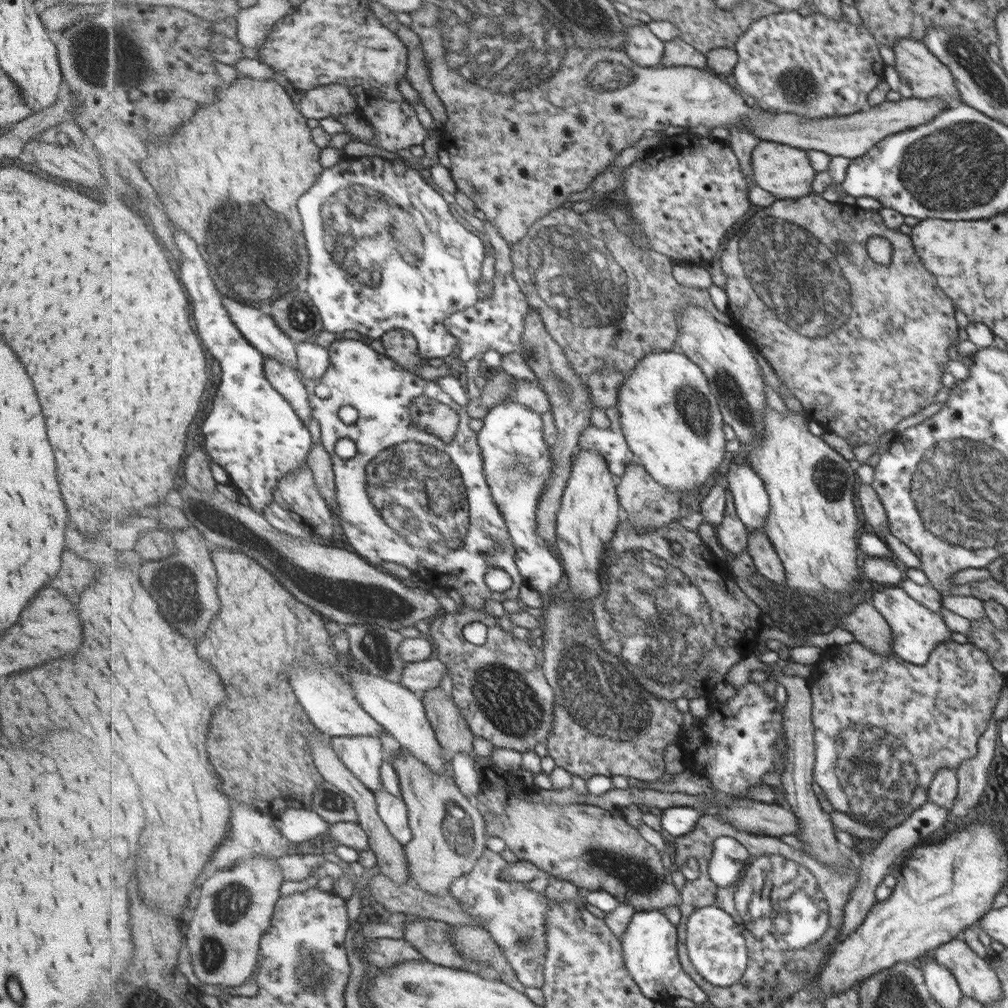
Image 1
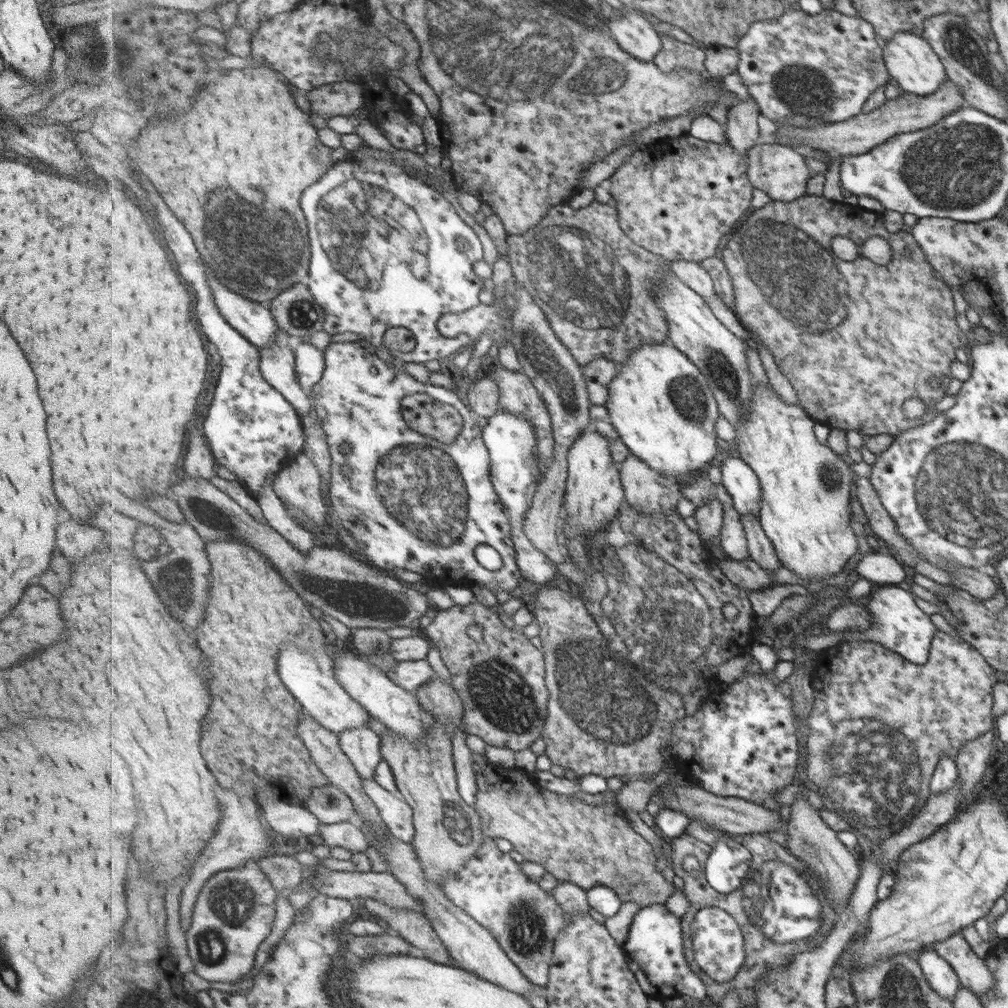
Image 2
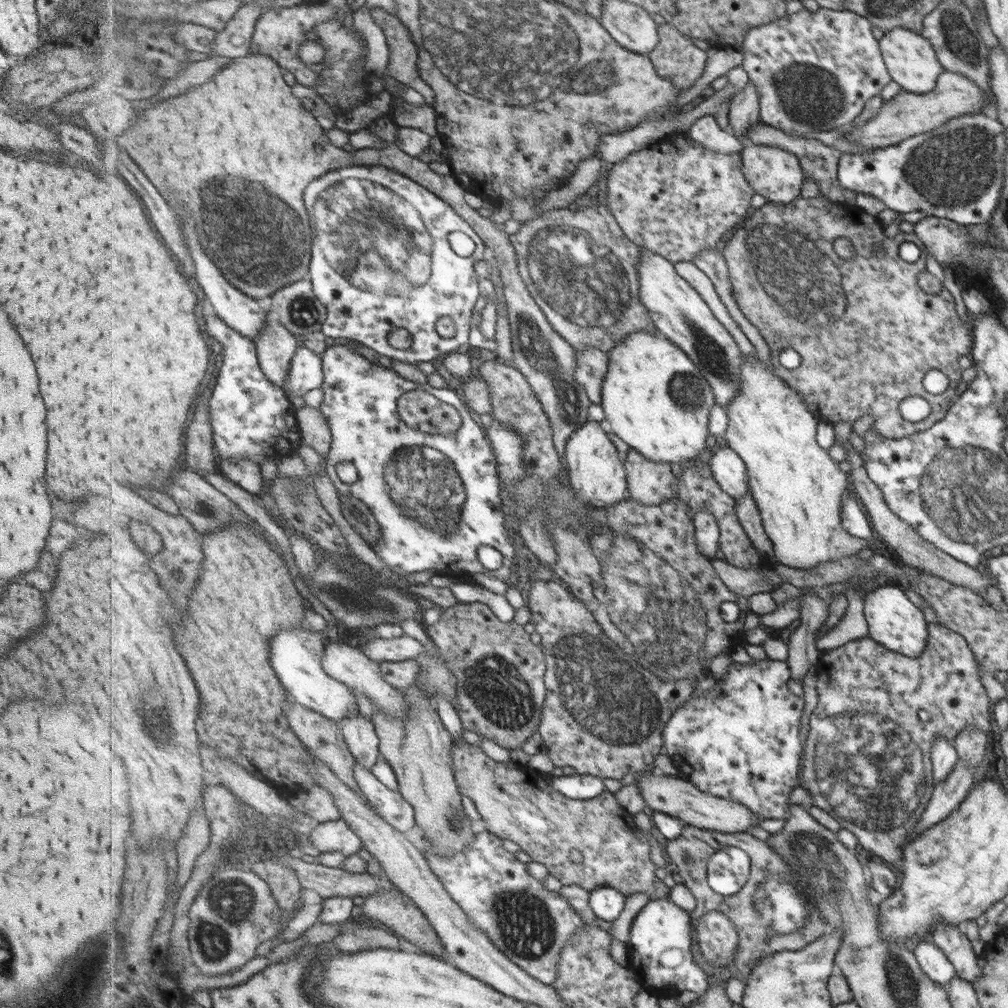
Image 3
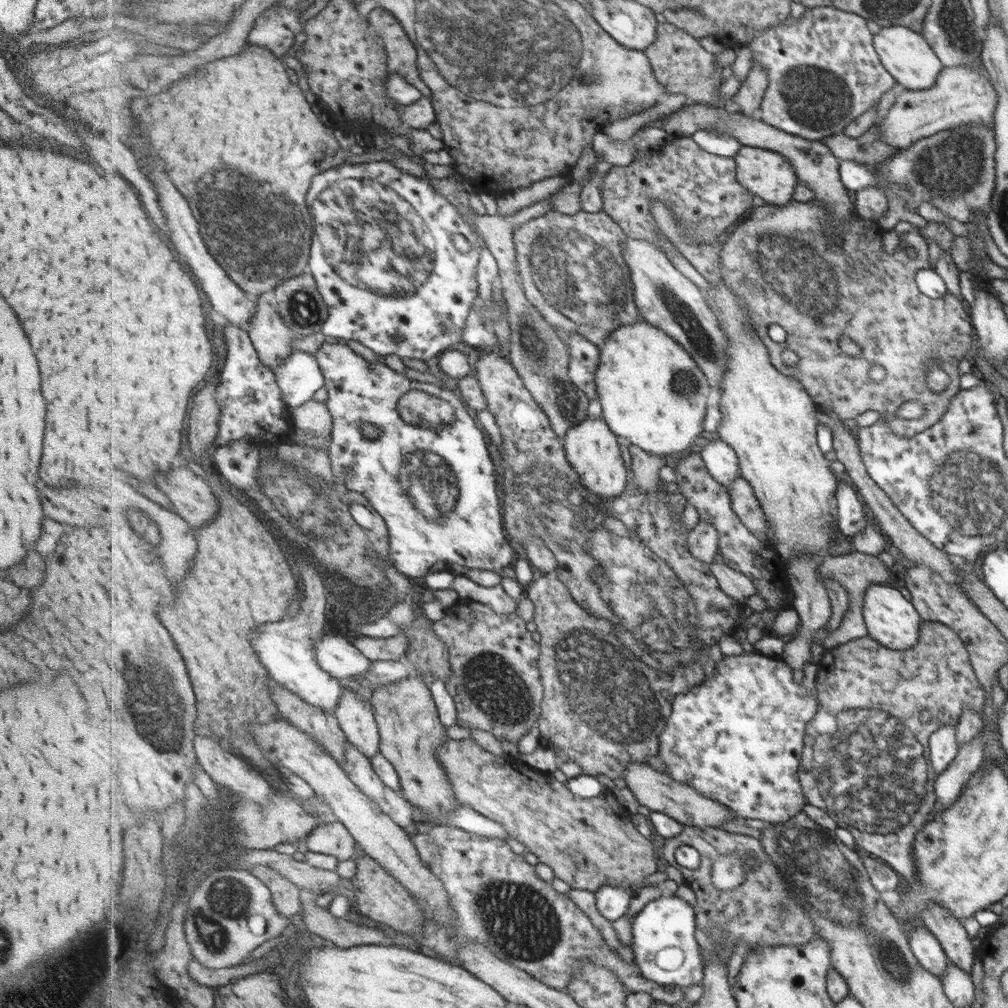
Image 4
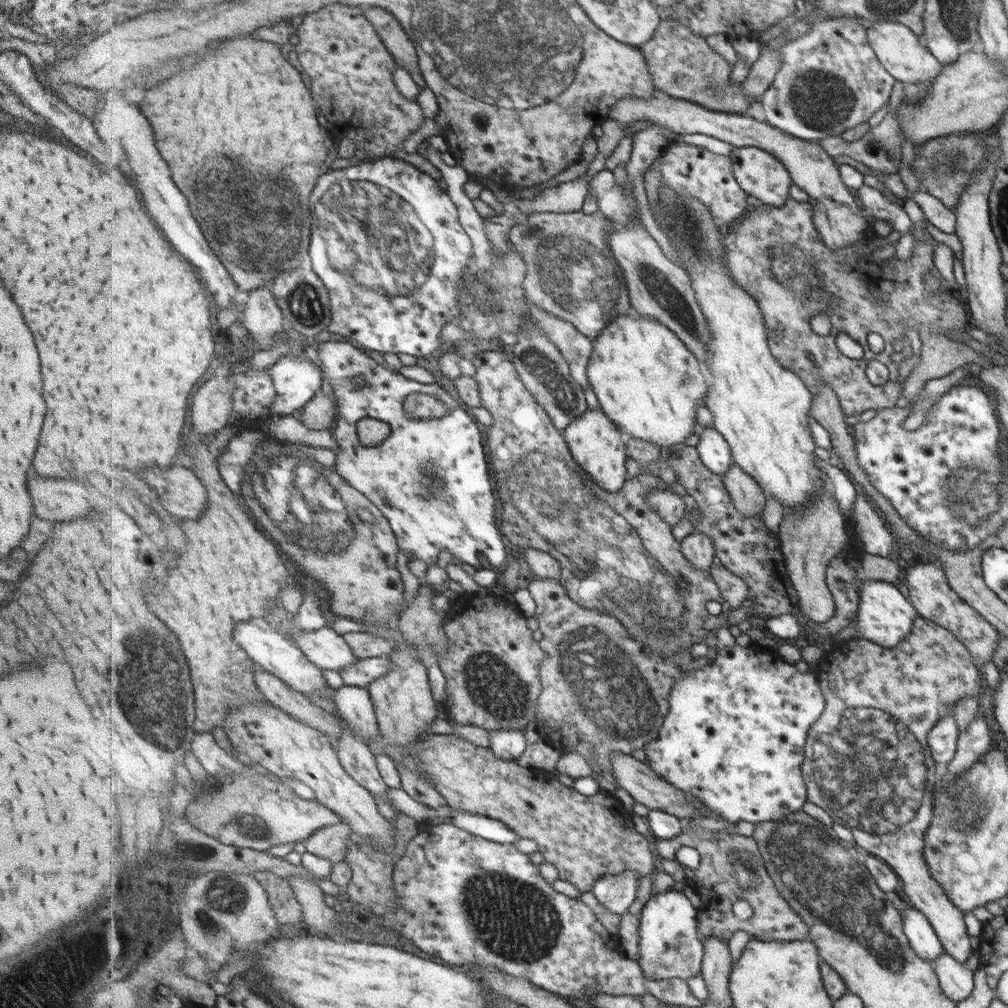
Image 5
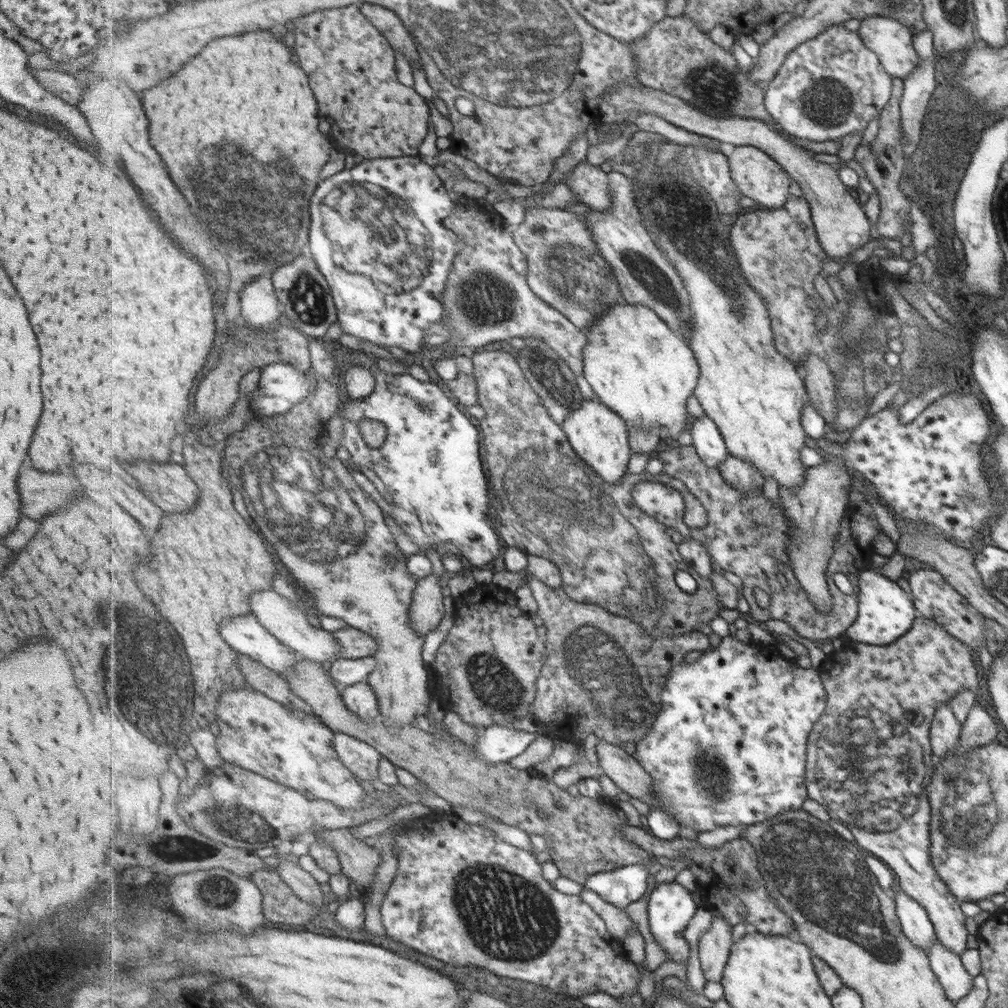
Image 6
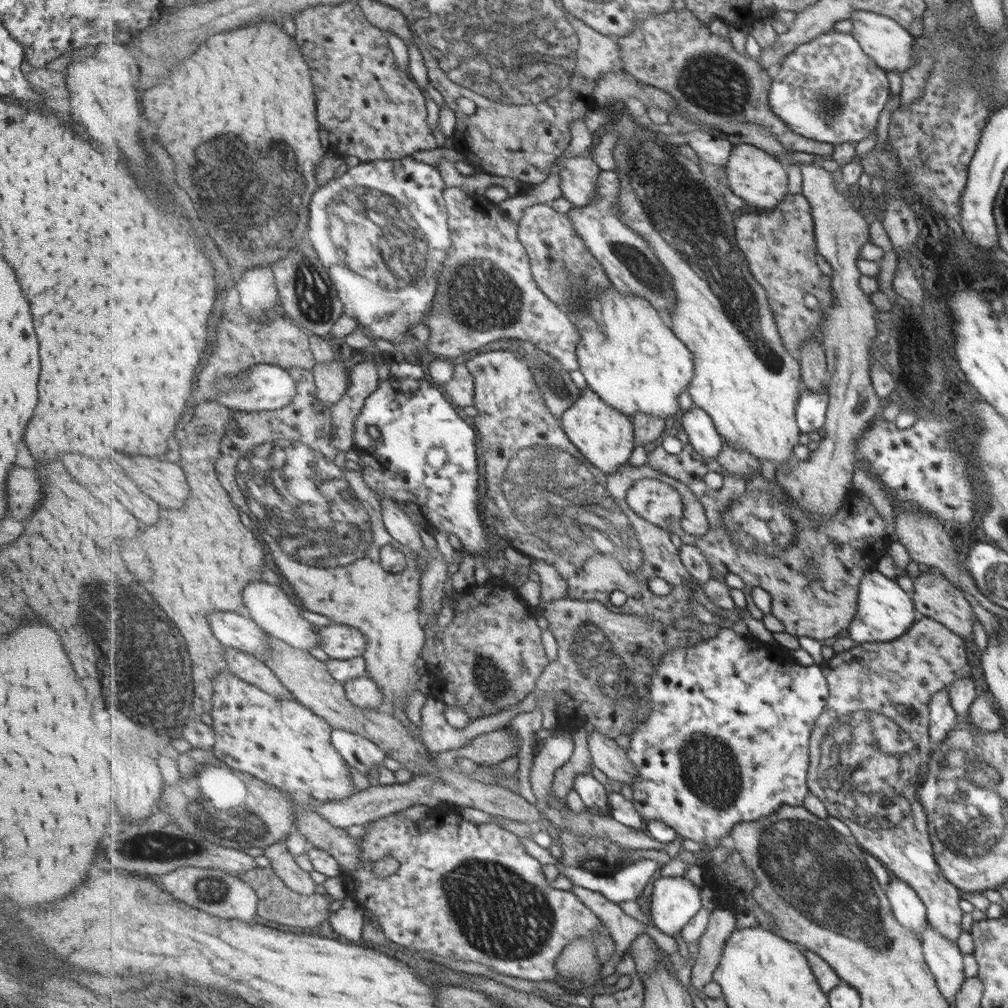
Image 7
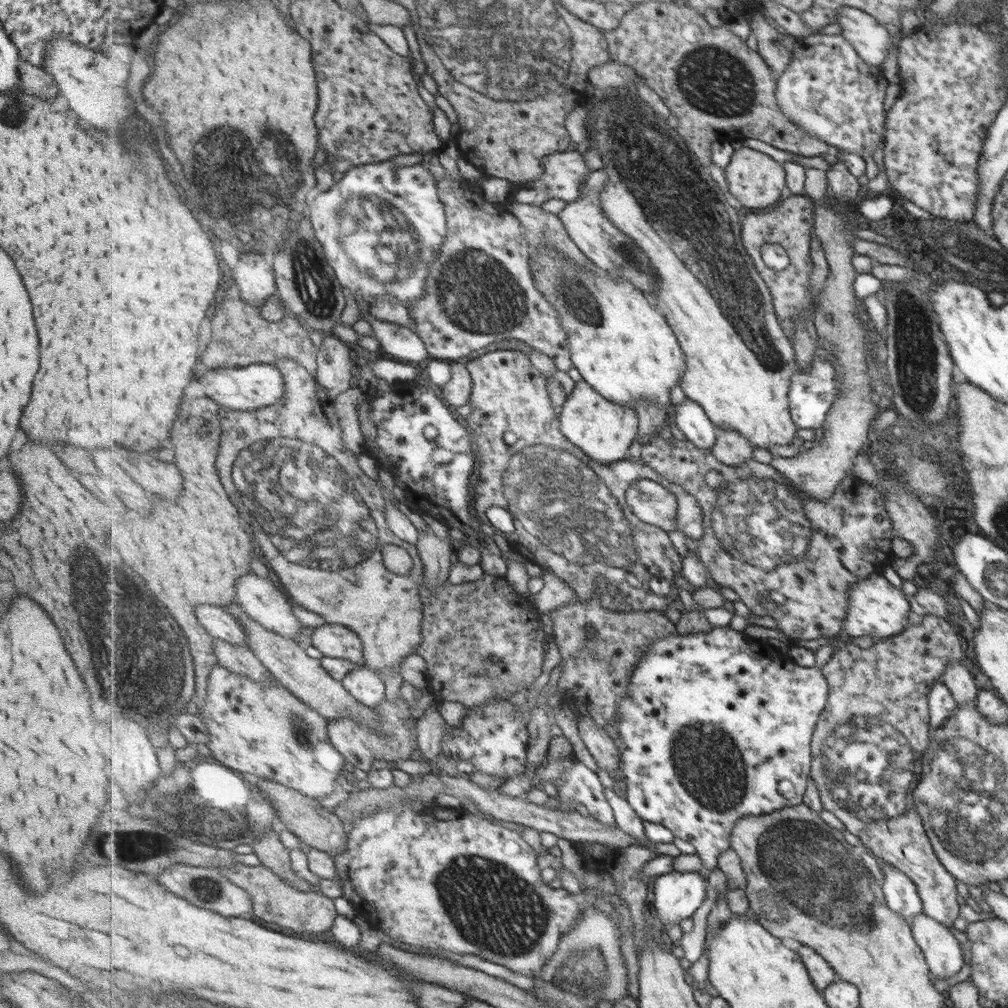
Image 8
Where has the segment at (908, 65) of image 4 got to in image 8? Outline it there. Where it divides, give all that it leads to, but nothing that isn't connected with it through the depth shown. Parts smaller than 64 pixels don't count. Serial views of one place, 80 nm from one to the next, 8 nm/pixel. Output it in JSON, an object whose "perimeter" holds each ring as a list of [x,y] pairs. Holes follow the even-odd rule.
{"perimeter":[[[842,6],[837,12],[835,22],[841,26],[840,34],[853,43],[859,56],[871,66],[881,66],[889,46],[899,48],[899,42],[905,37],[900,31],[889,36],[885,27],[855,7]]]}

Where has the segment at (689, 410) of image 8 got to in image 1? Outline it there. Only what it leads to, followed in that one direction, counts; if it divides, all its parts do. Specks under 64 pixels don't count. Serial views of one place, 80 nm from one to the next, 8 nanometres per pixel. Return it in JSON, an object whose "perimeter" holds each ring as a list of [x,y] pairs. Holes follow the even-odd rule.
{"perimeter":[[[731,462],[726,477],[739,518],[747,525],[749,532],[766,530],[766,520],[771,510],[771,499],[764,480],[749,463]]]}

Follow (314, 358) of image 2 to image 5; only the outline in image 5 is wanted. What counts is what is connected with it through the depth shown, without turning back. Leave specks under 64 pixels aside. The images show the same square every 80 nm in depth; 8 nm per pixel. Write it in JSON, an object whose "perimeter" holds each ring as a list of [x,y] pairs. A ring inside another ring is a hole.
{"perimeter":[[[283,356],[267,369],[276,388],[276,397],[270,406],[275,415],[293,416],[313,400],[323,384],[321,369],[306,356]]]}

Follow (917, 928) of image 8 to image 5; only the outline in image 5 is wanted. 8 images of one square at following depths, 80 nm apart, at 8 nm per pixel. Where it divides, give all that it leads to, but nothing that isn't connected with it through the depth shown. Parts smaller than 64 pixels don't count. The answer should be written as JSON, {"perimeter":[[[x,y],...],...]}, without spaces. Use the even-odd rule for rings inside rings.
{"perimeter":[[[943,952],[934,960],[933,971],[938,977],[938,985],[948,999],[959,1002],[972,991],[973,972],[951,955]]]}

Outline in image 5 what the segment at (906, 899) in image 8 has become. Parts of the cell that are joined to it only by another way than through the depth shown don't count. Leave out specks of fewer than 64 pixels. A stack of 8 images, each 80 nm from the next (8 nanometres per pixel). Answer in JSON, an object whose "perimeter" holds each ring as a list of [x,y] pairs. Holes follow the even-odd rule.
{"perimeter":[[[904,904],[901,905],[903,908],[903,932],[907,936],[910,947],[916,955],[925,959],[933,967],[934,960],[944,952],[942,945],[927,922],[926,916],[923,916],[913,905],[905,908]]]}

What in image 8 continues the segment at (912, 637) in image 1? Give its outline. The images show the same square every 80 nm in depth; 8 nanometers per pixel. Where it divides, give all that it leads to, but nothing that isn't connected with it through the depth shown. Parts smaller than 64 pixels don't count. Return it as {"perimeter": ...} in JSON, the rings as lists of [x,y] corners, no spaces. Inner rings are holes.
{"perimeter":[[[879,573],[870,574],[867,578],[855,582],[846,590],[846,615],[843,617],[840,632],[847,636],[871,636],[879,639],[897,636],[901,633],[901,626],[905,614],[909,612],[905,596],[893,588]]]}

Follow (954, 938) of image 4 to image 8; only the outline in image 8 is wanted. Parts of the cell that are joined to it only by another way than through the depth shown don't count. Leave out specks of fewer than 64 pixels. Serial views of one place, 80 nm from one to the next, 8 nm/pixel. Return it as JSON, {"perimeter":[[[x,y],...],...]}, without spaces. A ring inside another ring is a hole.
{"perimeter":[[[922,615],[917,625],[909,624],[908,629],[897,636],[879,639],[867,648],[848,642],[832,647],[829,660],[820,668],[828,687],[828,696],[811,736],[811,762],[815,767],[811,778],[816,784],[822,809],[834,814],[845,830],[857,836],[879,862],[891,863],[897,870],[903,871],[916,886],[923,914],[947,927],[948,931],[957,916],[955,880],[938,861],[926,827],[909,800],[921,781],[917,755],[929,743],[927,696],[933,684],[940,681],[945,668],[951,662],[960,664],[962,657],[955,631],[945,619],[935,615]]]}

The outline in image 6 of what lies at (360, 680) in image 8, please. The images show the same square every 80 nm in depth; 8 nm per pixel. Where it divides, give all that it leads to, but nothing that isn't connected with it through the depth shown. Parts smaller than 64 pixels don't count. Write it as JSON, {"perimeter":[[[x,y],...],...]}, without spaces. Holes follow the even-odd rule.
{"perimeter":[[[359,682],[359,684],[353,684],[349,687],[342,687],[341,698],[363,720],[372,721],[377,718],[377,715],[382,714],[377,694],[368,682]]]}

